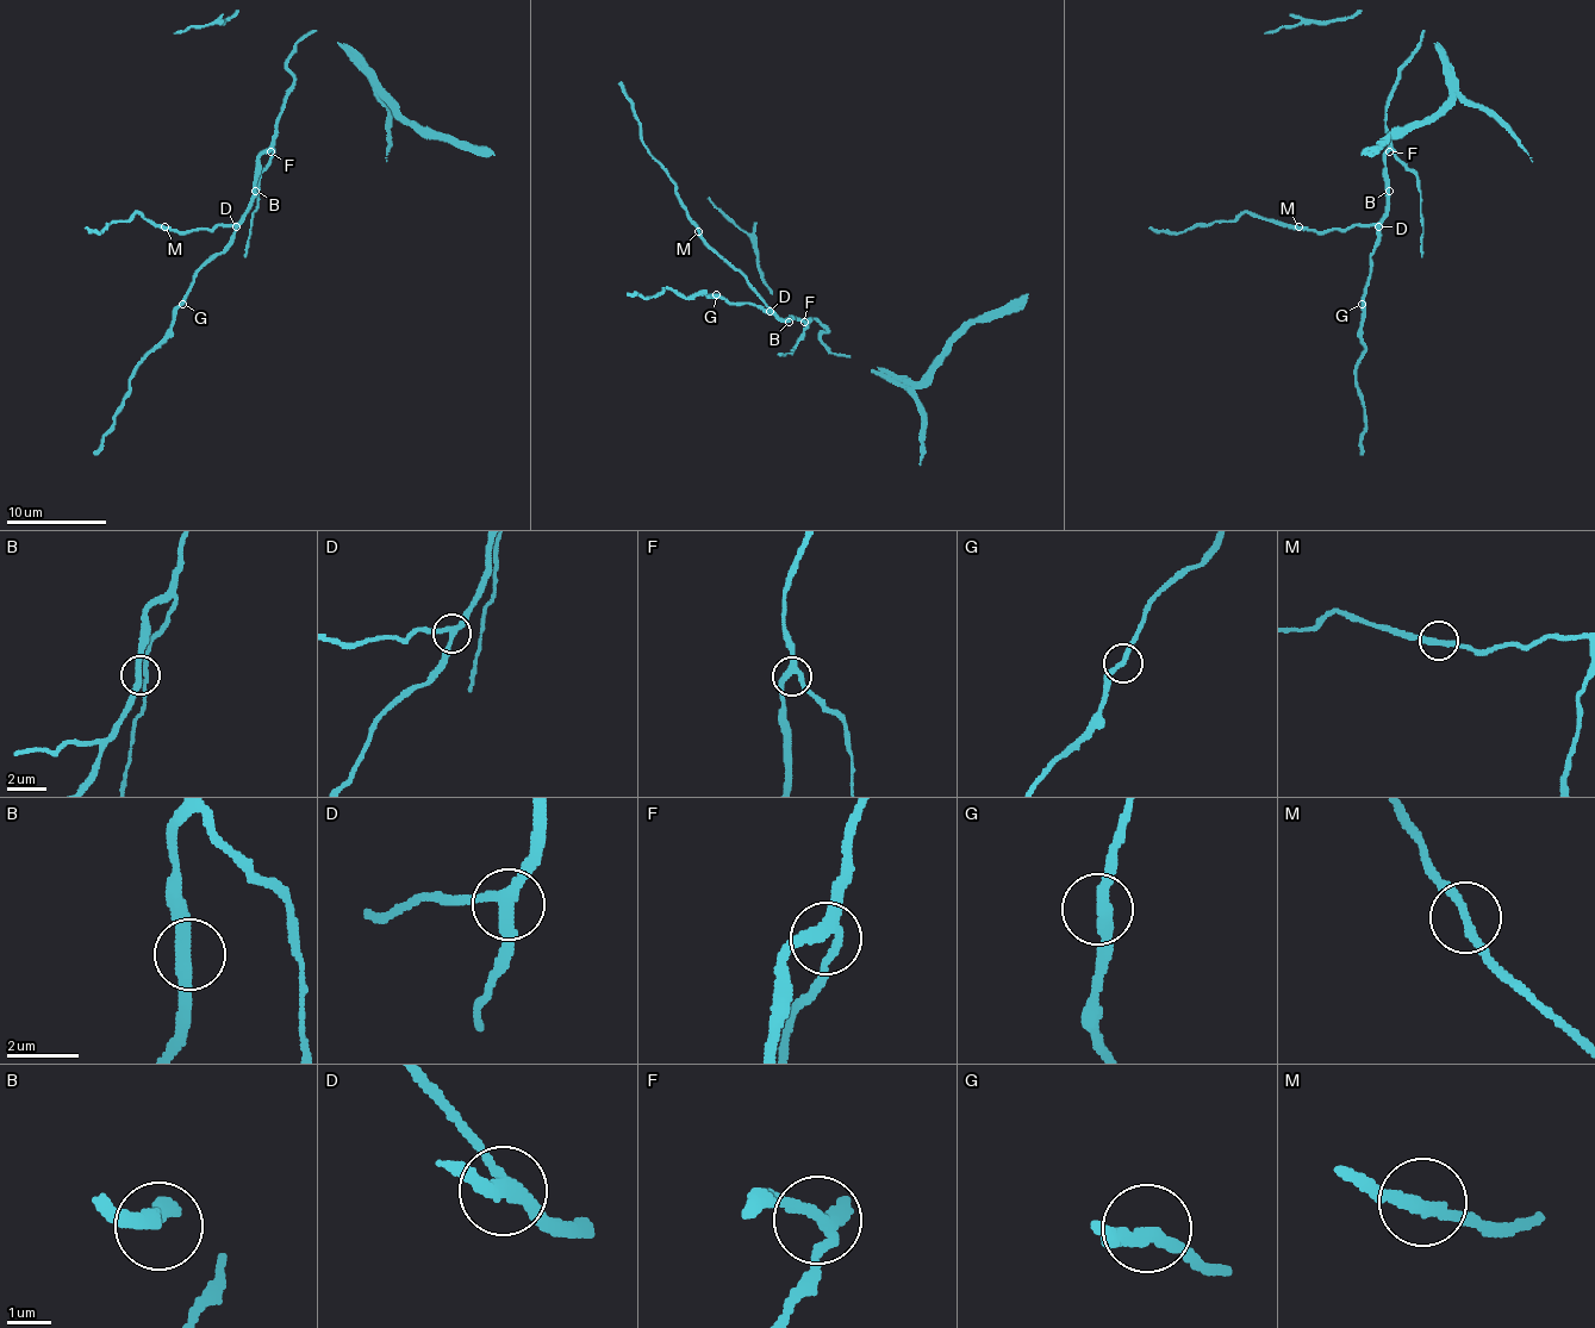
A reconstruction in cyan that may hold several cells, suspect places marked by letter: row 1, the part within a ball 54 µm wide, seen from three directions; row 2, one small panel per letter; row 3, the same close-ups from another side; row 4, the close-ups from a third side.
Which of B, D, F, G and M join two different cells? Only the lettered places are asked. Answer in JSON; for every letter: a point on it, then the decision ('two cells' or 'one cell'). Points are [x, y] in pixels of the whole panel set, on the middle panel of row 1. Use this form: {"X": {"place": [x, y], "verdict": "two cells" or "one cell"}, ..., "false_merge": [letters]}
{"B": {"place": [789, 322], "verdict": "one cell"}, "D": {"place": [770, 311], "verdict": "one cell"}, "F": {"place": [804, 322], "verdict": "one cell"}, "G": {"place": [716, 294], "verdict": "one cell"}, "M": {"place": [698, 231], "verdict": "one cell"}, "false_merge": []}

